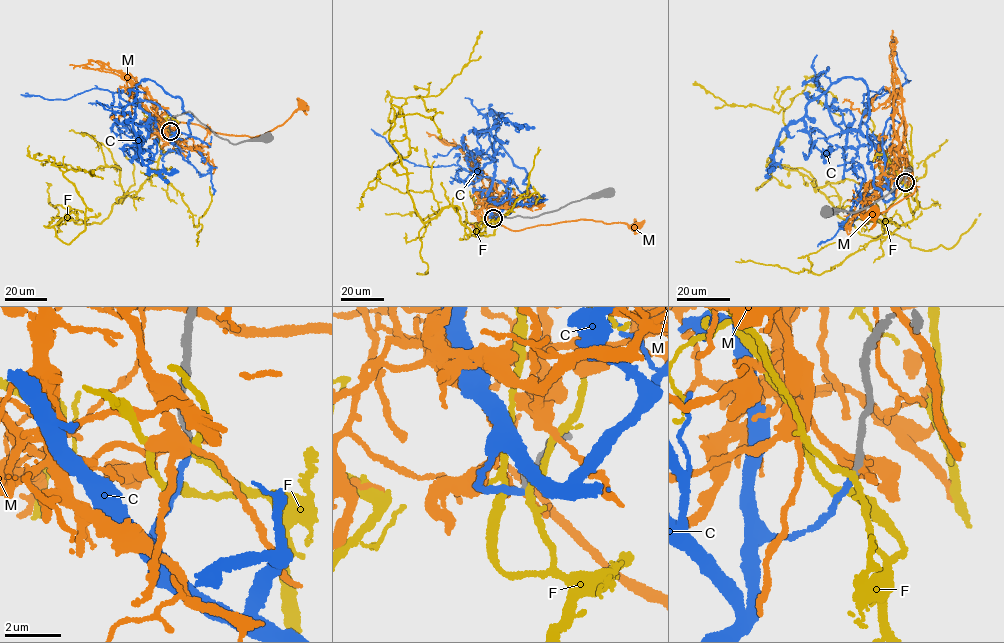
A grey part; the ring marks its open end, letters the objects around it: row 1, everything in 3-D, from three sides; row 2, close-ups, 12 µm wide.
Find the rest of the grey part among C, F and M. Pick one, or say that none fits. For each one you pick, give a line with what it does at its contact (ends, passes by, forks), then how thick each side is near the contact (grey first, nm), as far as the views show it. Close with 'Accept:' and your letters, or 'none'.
C: it ends; calibres 240 and 240 nm
Accept: C

